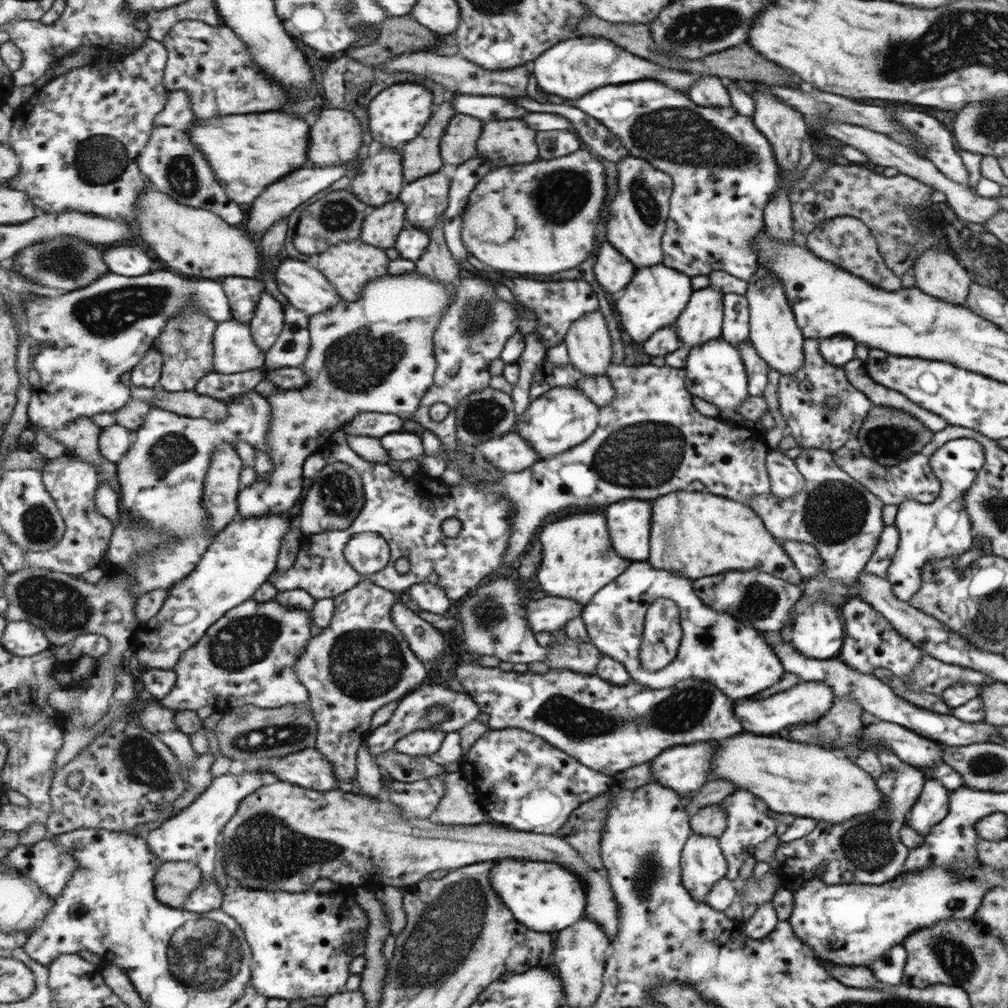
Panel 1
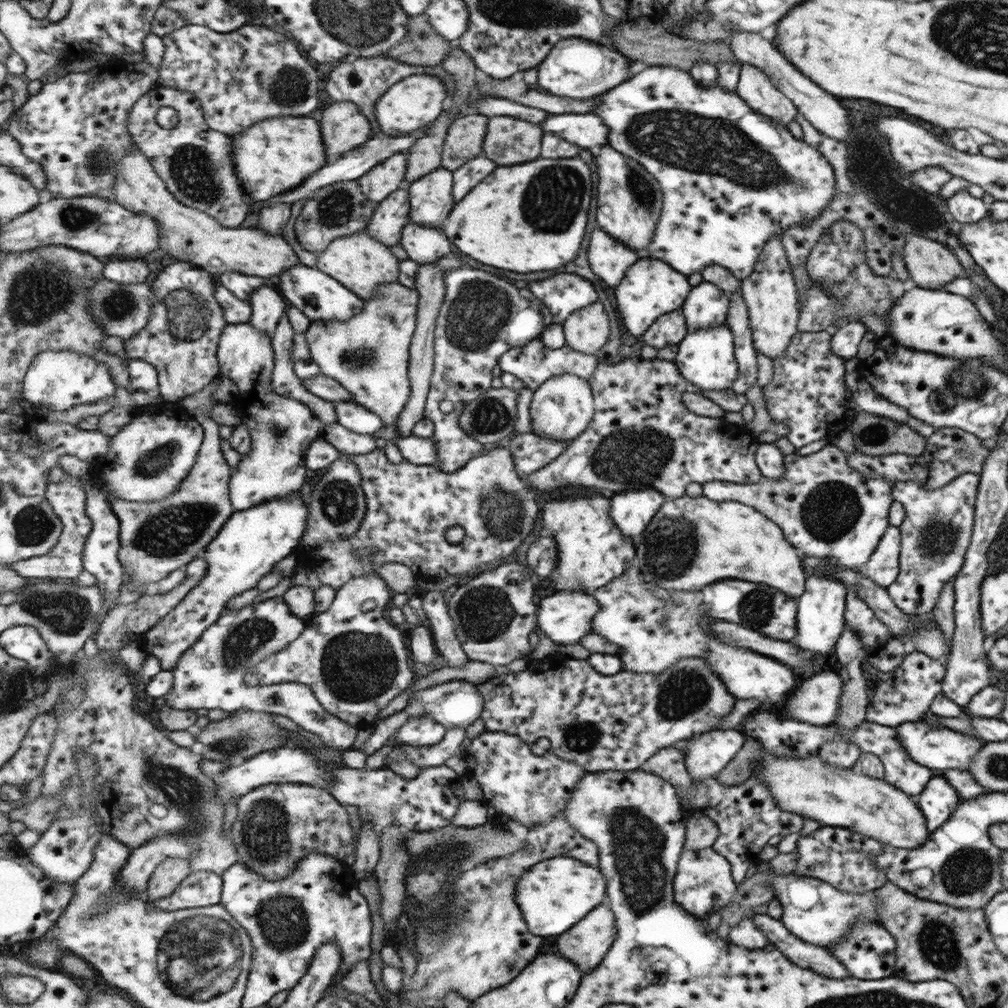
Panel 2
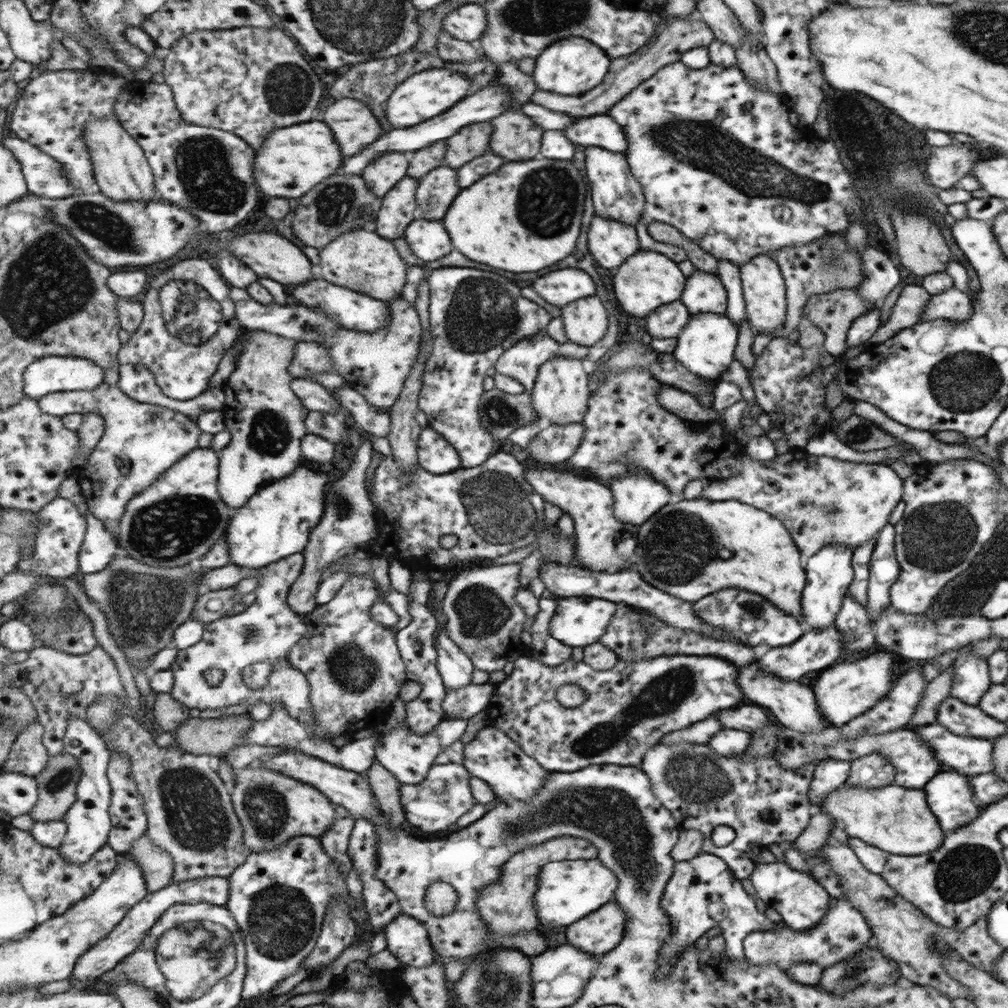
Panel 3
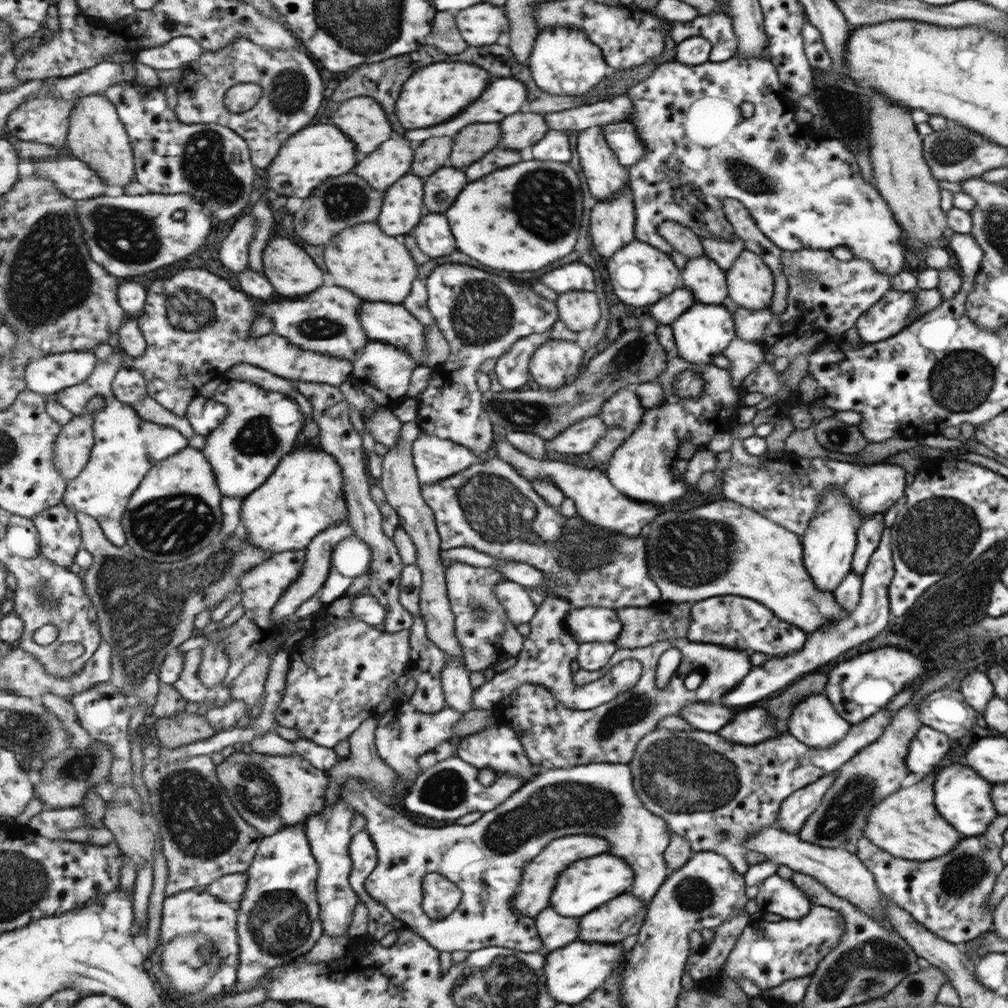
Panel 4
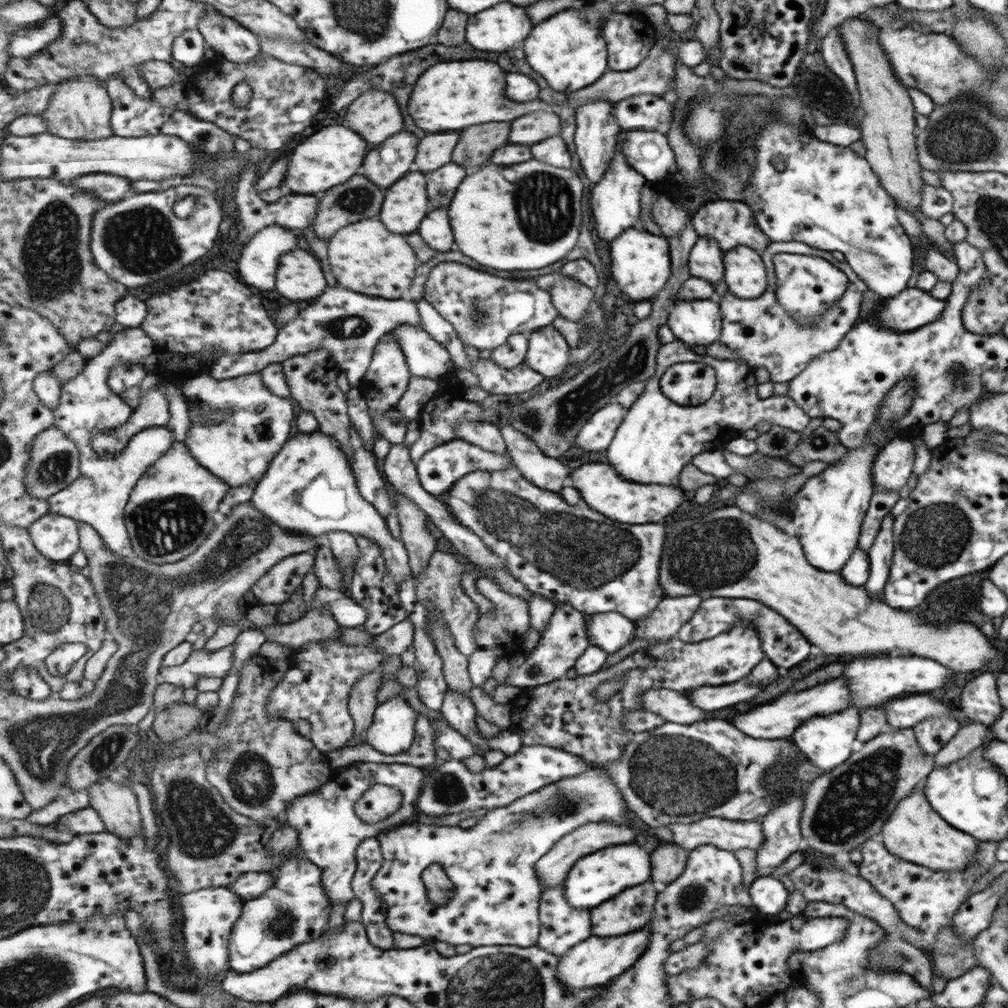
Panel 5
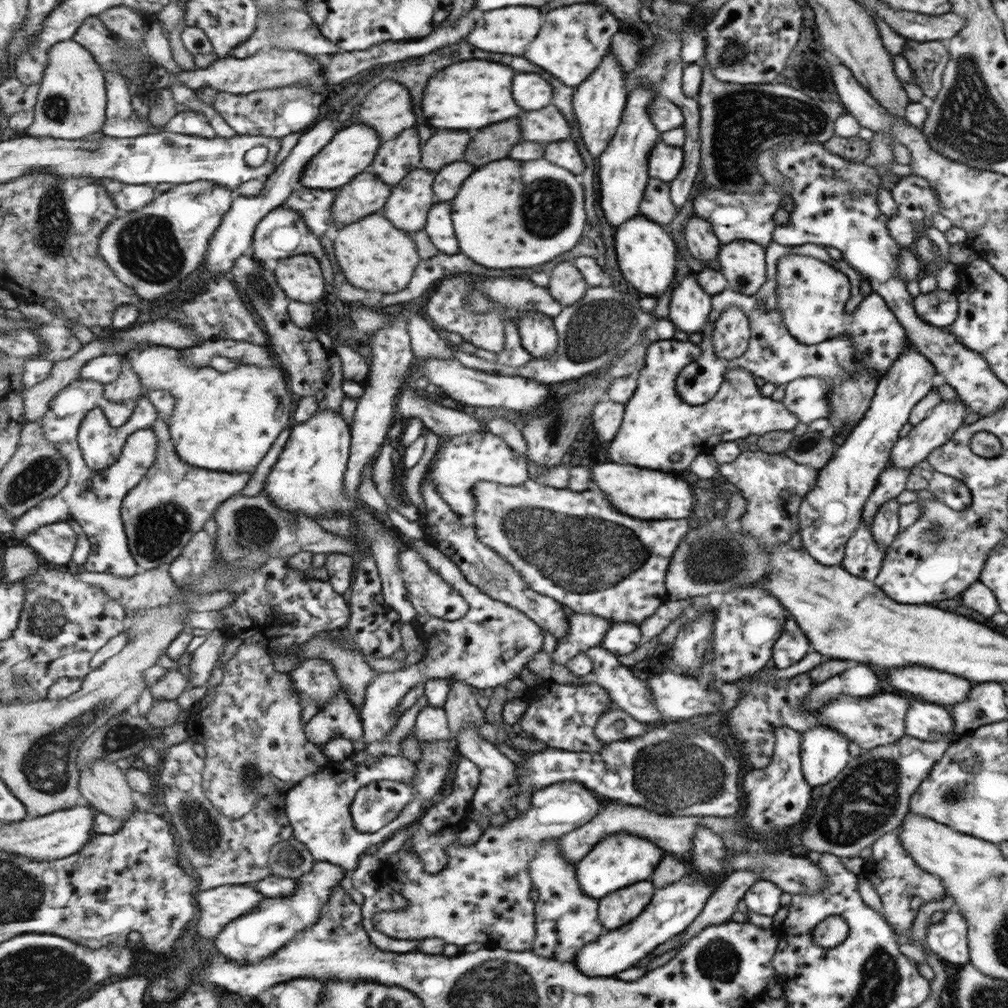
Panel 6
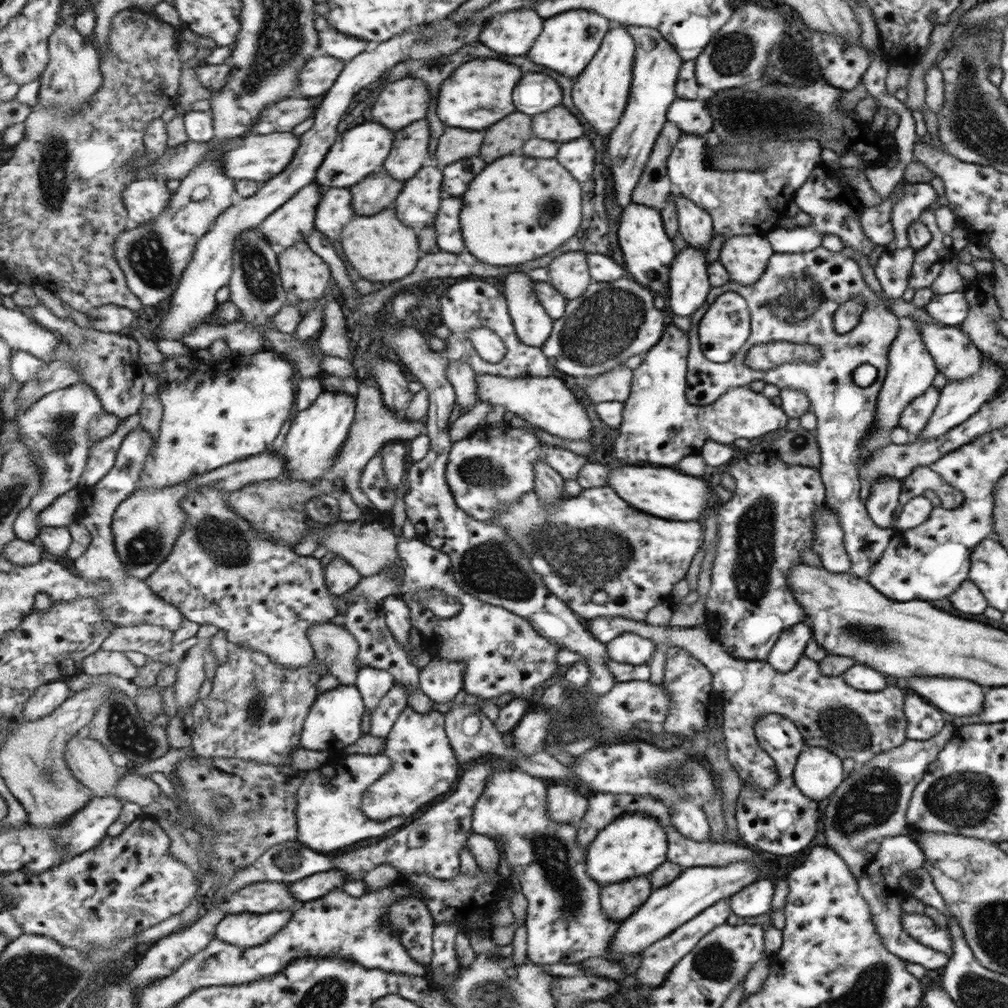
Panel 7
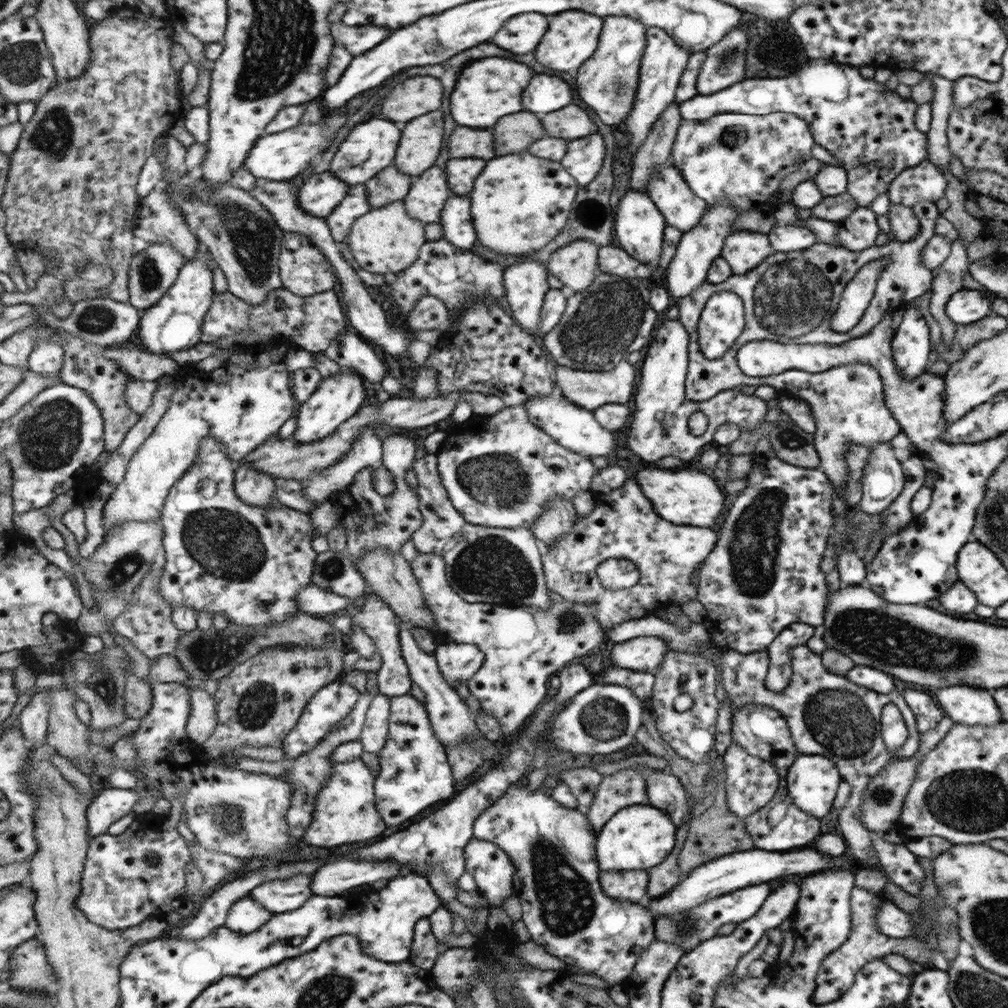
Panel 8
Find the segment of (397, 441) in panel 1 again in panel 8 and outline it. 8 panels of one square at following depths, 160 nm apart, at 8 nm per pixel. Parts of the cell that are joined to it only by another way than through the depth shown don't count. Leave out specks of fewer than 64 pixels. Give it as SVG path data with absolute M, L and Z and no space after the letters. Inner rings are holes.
M525 405L514 407L506 406L503 410L495 414L473 416L465 423L456 424L453 430L448 433L438 456L439 473L443 479L442 483L446 485L447 492L449 493L454 507L457 508L471 524L493 528L528 528L532 530L536 523L536 518L544 511L544 504L546 504L552 496L558 494L558 496L562 496L562 498L571 501L574 496L578 496L578 492L589 490L591 479L593 475L597 473L597 468L591 464L589 459L581 457L581 455L575 452L571 452L570 449L563 448L563 445L559 444L553 437L544 433L542 429L532 421L532 416Z

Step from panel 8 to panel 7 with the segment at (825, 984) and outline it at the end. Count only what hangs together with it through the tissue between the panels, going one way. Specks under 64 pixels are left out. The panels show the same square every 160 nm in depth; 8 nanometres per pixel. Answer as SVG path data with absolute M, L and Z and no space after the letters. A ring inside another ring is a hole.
M906 835L893 836L878 840L877 853L872 855L861 877L859 877L859 892L863 892L863 900L869 904L870 919L874 930L881 937L881 944L887 952L894 953L901 960L918 964L928 971L945 966L948 956L938 953L925 945L911 939L902 929L901 923L901 894L897 894L897 880L909 872L916 870L921 874L921 867L925 863L924 852L918 848L914 840Z

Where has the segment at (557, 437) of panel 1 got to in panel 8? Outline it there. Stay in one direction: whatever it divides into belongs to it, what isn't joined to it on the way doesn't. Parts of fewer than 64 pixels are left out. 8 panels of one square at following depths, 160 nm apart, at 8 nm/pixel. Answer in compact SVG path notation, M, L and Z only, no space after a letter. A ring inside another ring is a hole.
M525 260L506 268L506 305L513 311L512 317L531 336L540 341L543 333L539 331L539 311L545 302L547 285L546 265L537 260Z

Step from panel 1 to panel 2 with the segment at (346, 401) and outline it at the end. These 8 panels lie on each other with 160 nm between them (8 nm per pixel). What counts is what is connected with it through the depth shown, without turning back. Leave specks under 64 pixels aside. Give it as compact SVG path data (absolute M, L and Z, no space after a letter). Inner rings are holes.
M400 282L380 286L378 294L366 301L361 314L347 321L312 321L306 330L307 343L315 363L323 375L330 376L343 384L353 399L349 402L363 405L384 419L384 424L394 424L400 412L411 400L410 346L418 327L420 292L407 288ZM229 322L227 329L221 334L219 348L217 348L219 374L231 378L237 384L239 391L239 399L236 402L237 409L240 417L249 427L252 438L249 454L243 455L239 468L233 471L230 478L230 499L237 511L249 510L268 500L280 499L303 489L308 469L305 457L312 441L323 436L323 422L310 410L309 406L302 401L275 394L269 389L271 373L275 366L275 353L271 340L271 336L261 330L255 330L250 323L231 325Z

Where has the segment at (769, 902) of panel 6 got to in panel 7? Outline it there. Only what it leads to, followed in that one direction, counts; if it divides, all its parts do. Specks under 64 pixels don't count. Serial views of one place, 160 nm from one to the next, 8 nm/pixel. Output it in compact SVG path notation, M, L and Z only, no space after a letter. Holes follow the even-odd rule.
M757 880L743 890L730 896L730 912L741 918L751 918L770 911L770 902L774 896L774 883L770 880Z

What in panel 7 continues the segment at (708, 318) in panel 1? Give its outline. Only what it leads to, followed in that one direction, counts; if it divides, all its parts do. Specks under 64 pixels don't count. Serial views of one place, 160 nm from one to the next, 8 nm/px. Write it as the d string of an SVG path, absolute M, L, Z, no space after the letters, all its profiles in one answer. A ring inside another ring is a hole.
M679 192L672 203L676 210L678 238L698 249L707 249L715 234L710 213Z

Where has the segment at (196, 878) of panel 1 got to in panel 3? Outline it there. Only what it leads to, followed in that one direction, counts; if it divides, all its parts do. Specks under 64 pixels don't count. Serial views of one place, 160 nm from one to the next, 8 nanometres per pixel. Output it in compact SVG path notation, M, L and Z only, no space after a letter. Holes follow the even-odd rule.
M143 834L131 846L128 854L143 869L149 893L161 890L174 883L175 861L165 849L151 842L147 834Z

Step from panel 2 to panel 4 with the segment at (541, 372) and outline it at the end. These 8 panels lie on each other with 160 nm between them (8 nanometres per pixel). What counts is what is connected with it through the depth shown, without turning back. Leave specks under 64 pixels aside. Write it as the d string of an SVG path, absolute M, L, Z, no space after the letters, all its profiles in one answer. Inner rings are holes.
M535 334L519 339L518 343L497 360L494 371L498 374L498 380L506 390L523 388L525 384L532 382L531 360L535 350L545 344L547 339L543 334Z

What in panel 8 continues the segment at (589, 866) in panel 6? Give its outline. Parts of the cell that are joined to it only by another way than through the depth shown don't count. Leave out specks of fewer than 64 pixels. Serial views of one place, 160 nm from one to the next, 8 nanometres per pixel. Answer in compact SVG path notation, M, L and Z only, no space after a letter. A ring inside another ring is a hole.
M635 804L617 812L597 833L595 864L602 872L643 870L663 862L674 846L676 828L670 816L651 805Z

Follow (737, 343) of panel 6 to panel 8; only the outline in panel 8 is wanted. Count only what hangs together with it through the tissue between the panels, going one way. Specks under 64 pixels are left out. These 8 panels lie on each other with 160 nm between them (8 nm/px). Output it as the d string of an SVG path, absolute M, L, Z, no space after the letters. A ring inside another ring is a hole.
M733 292L711 294L699 314L697 344L707 360L721 359L743 332L745 314L742 300Z

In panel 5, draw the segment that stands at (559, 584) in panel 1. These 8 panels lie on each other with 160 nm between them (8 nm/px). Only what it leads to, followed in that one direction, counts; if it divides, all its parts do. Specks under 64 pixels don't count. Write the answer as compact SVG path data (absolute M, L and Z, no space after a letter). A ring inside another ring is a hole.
M463 421L455 429L459 439L478 444L489 452L511 458L500 426L485 421ZM602 463L585 464L569 470L566 483L576 488L582 501L595 509L595 512L627 524L659 522L675 512L677 506L683 502L683 494L676 486L627 481L611 465Z

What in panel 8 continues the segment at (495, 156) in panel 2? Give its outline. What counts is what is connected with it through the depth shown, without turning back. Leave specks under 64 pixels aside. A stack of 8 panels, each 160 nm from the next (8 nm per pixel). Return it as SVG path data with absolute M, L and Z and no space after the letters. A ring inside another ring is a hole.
M569 103L557 112L545 114L543 124L547 124L547 136L575 140L596 132L597 127L589 117L585 108Z

